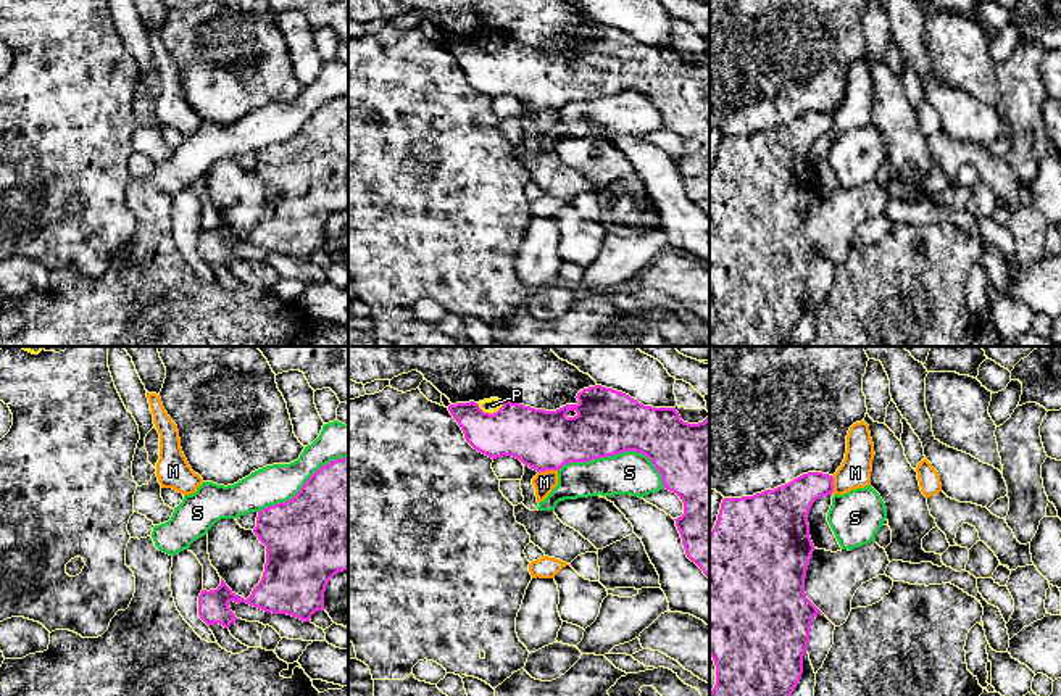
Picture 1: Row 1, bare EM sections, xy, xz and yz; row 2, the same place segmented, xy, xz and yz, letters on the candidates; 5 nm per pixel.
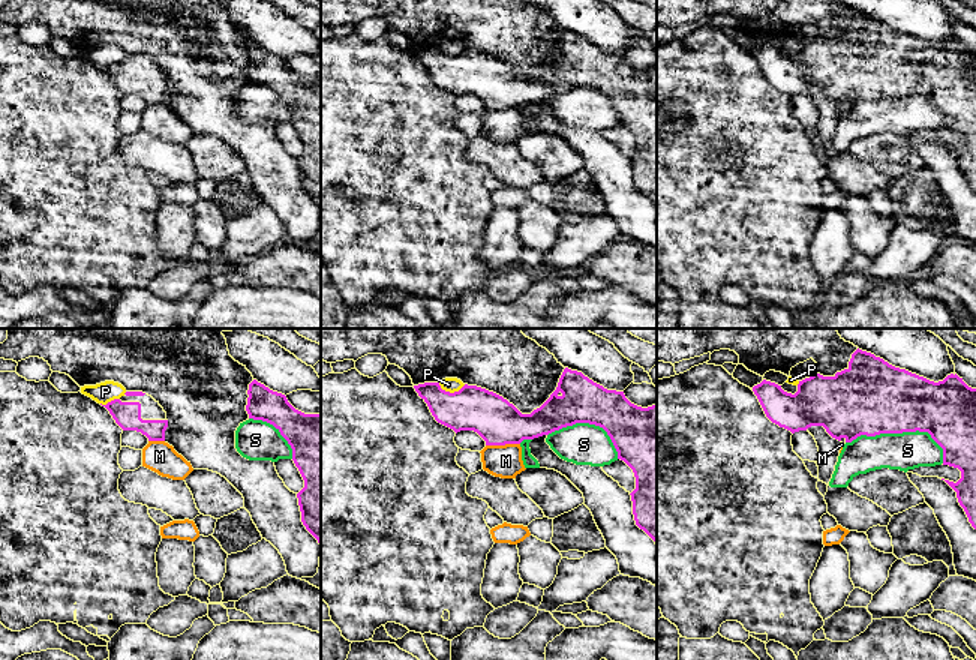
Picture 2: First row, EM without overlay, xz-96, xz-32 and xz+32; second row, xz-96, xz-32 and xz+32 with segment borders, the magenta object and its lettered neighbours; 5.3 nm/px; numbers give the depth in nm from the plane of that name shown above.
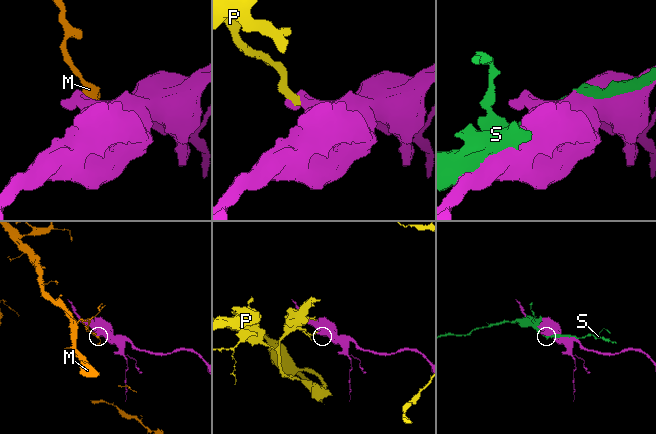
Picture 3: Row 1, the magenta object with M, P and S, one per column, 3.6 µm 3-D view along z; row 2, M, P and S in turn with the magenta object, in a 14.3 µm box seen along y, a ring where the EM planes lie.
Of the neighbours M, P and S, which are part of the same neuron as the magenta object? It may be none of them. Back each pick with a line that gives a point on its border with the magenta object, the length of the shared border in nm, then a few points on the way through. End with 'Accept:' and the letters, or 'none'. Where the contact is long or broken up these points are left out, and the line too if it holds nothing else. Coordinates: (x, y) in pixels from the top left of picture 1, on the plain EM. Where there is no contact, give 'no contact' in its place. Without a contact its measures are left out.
Accept: none

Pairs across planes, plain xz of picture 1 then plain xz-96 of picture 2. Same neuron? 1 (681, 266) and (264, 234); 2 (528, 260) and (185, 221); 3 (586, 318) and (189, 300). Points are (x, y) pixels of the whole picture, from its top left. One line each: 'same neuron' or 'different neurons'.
1: different neurons
2: same neuron
3: same neuron

